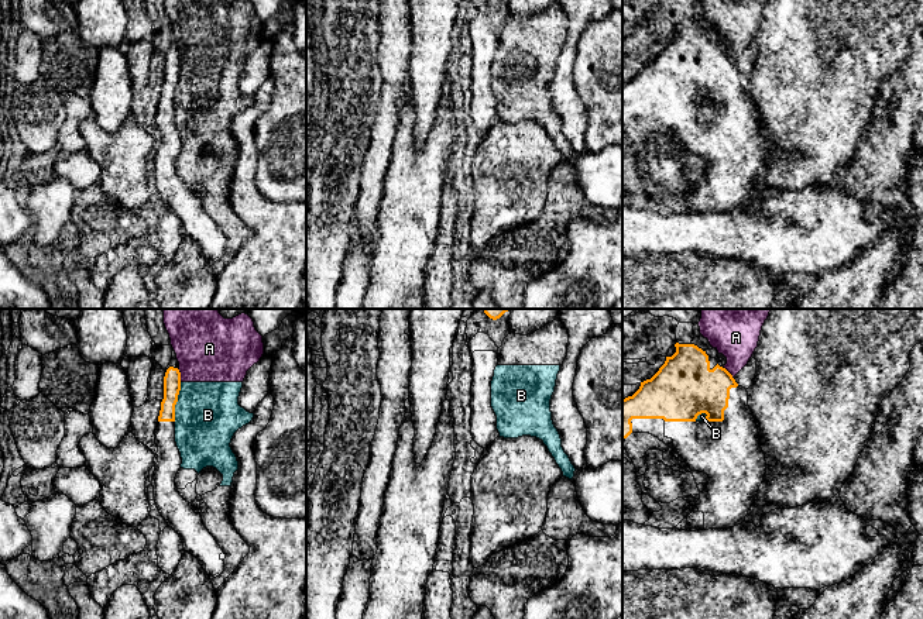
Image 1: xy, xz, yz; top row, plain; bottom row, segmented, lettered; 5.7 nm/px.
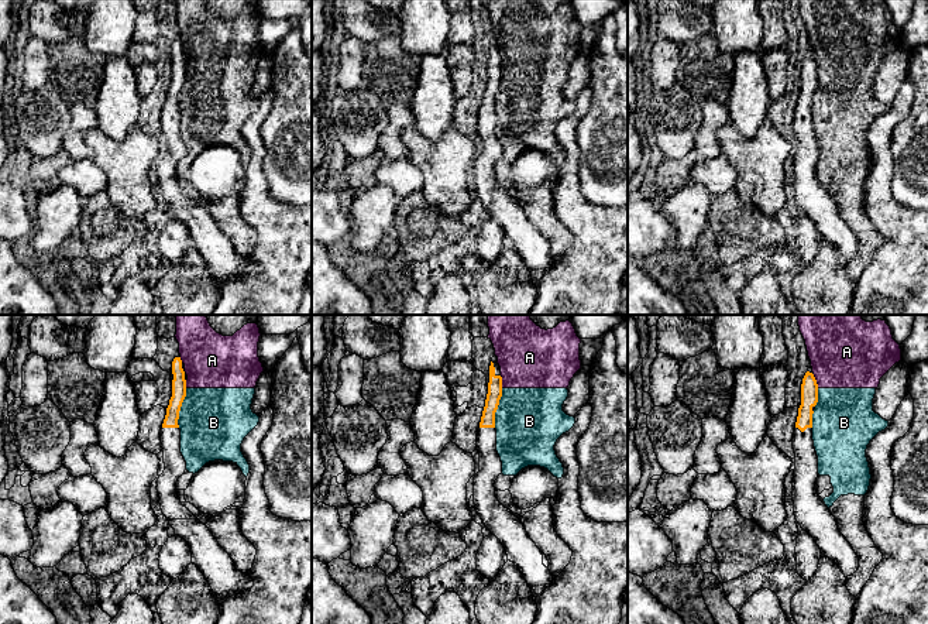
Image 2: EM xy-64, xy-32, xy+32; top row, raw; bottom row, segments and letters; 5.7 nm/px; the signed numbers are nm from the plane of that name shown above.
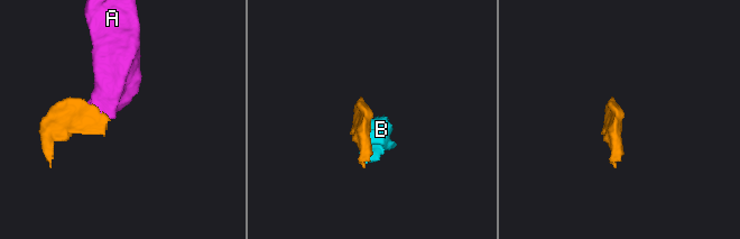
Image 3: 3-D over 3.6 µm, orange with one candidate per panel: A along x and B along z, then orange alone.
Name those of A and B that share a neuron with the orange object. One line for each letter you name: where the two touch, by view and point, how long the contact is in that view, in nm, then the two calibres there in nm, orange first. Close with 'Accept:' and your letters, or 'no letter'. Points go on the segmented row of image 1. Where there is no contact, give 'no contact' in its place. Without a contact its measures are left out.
Accept: no letter

